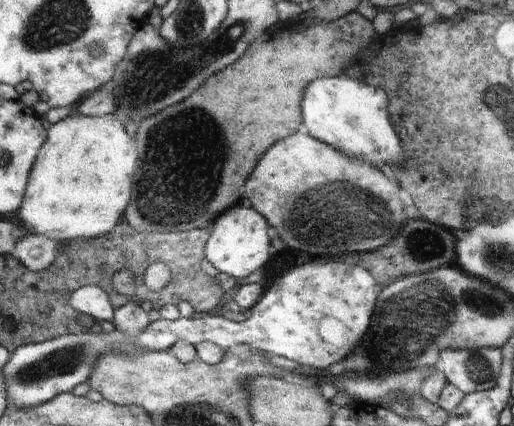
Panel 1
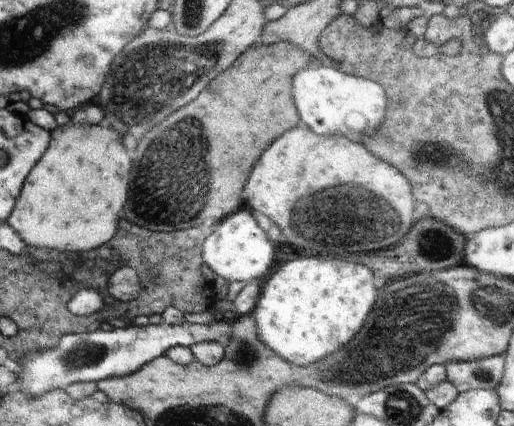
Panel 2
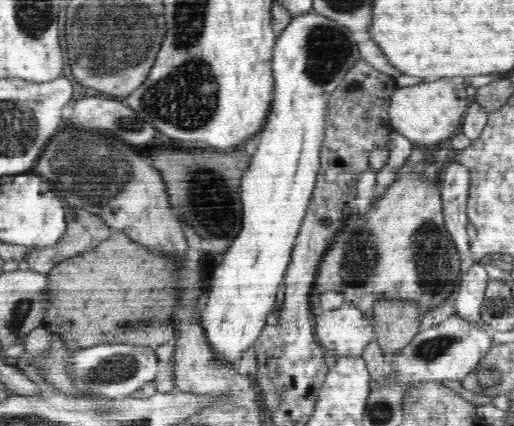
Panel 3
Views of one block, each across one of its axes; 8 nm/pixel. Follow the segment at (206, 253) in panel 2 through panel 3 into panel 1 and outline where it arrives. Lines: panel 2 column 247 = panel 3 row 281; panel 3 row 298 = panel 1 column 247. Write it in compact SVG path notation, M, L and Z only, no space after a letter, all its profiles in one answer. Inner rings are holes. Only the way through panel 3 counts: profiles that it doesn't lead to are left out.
M252 208L228 210L217 217L210 238L204 244L205 258L221 273L226 273L235 279L249 276L268 260L270 240L266 234L268 222L258 211Z

